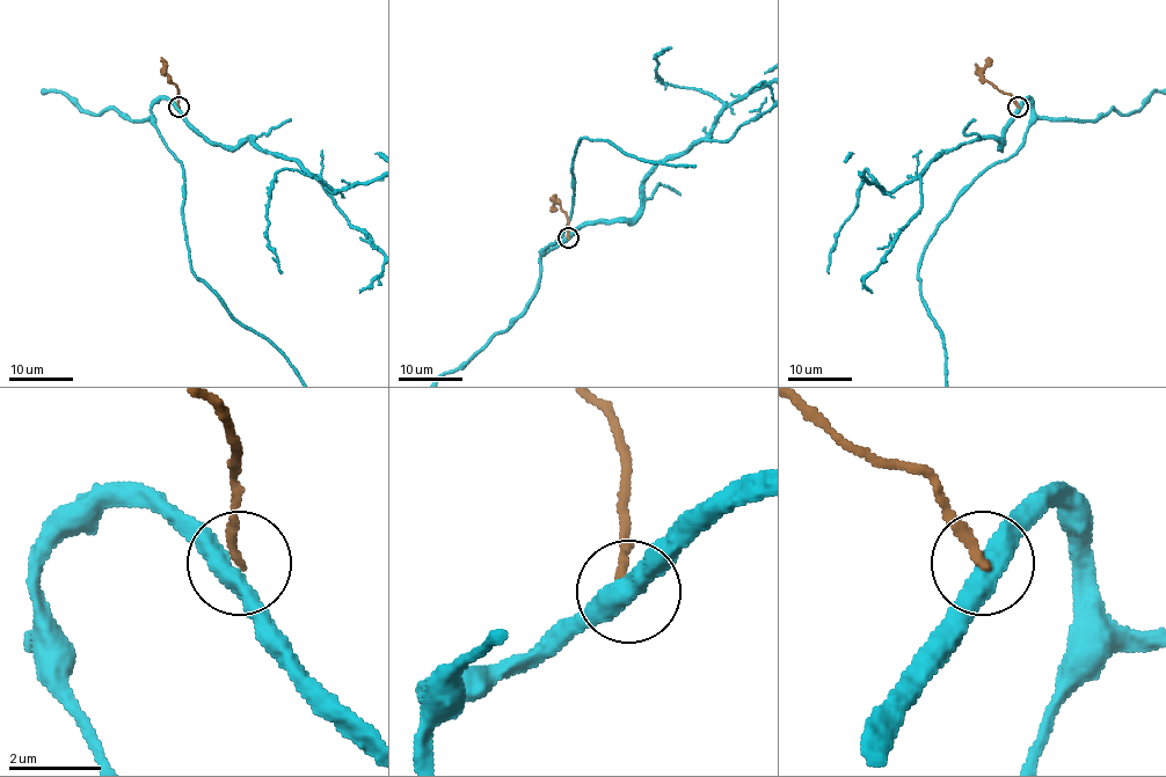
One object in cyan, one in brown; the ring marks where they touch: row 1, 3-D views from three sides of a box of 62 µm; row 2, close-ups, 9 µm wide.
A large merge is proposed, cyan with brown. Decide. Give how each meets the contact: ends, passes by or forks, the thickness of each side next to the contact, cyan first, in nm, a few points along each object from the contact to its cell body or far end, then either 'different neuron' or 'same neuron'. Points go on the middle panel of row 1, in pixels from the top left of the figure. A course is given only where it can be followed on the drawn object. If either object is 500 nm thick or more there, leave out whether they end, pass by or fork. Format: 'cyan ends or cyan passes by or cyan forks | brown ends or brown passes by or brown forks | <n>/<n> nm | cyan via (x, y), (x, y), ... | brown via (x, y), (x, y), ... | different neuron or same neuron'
cyan passes by | brown ends | 440/200 nm | brown via (568, 237), (568, 215), (555, 203), (551, 209) | different neuron

